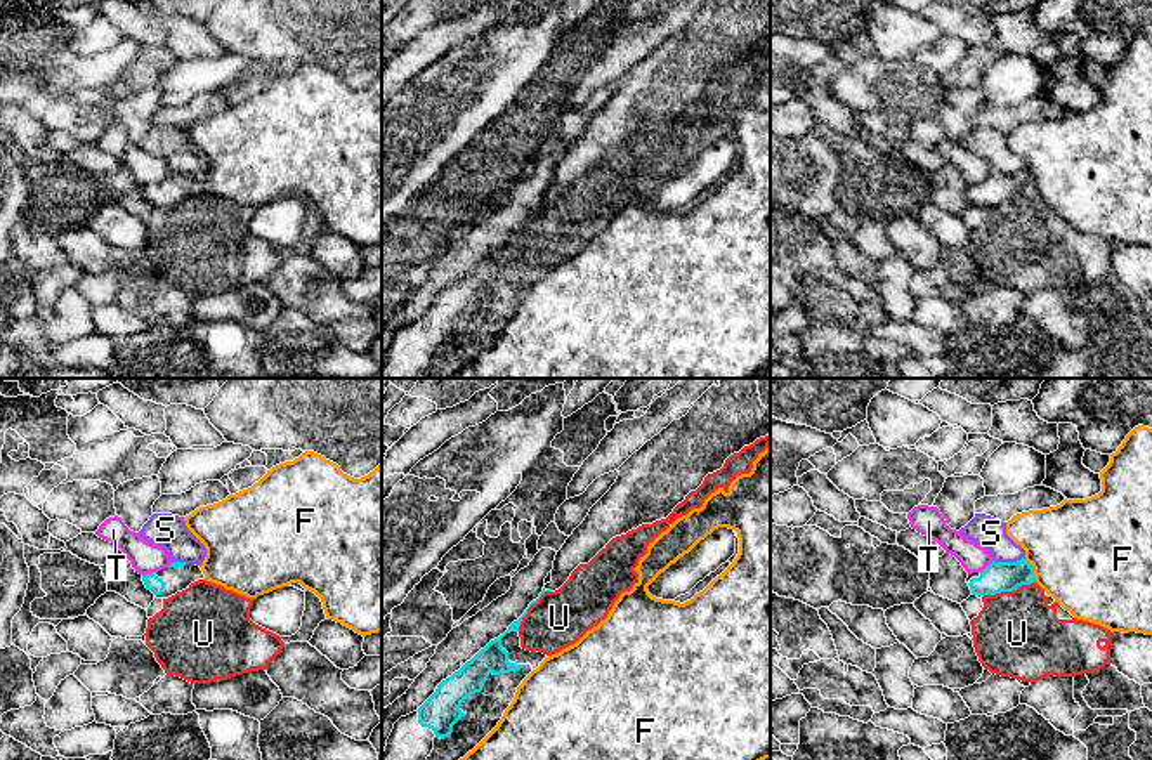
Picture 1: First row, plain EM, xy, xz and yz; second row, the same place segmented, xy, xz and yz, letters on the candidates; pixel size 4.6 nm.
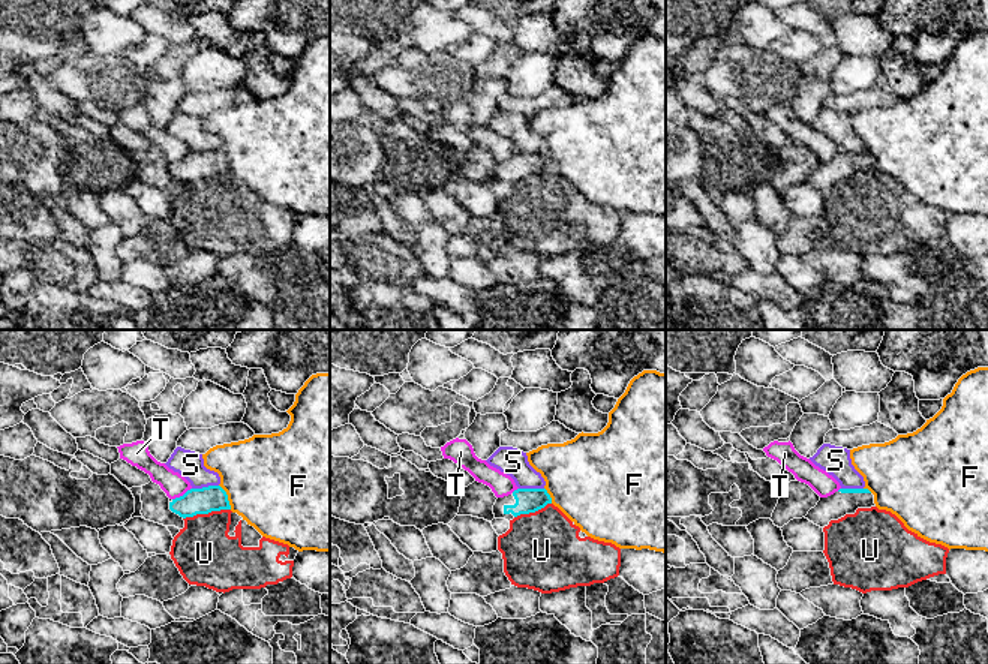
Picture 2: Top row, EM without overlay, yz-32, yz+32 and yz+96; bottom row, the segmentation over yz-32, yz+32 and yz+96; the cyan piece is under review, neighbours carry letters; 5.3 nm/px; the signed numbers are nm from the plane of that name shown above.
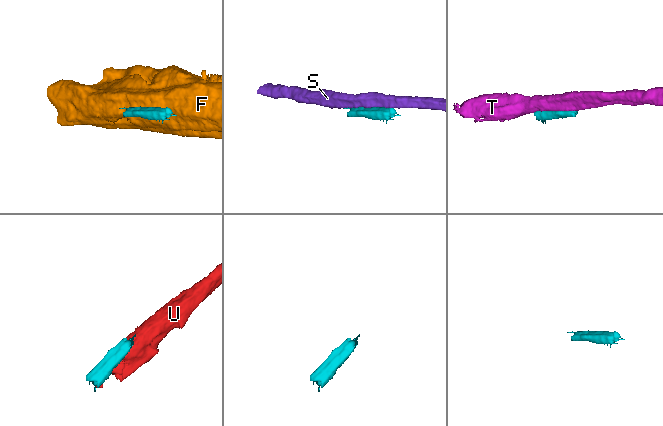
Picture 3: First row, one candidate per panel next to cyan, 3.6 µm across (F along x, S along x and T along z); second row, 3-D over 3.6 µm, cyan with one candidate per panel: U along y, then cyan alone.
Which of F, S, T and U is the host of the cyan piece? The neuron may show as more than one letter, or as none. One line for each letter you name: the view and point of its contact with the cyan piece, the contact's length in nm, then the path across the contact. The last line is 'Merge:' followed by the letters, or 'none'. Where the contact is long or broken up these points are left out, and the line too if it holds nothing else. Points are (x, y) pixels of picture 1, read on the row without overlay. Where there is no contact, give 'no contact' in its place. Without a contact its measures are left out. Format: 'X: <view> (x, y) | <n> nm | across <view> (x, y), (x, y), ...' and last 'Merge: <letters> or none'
Merge: none

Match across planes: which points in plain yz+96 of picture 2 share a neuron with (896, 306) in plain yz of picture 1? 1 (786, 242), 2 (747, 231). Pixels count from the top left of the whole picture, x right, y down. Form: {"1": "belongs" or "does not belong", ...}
{"1": "does not belong", "2": "belongs"}

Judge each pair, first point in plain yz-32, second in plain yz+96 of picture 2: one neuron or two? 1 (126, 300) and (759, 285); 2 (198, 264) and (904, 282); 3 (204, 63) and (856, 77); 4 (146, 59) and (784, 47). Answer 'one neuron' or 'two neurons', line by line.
1: one neuron
2: two neurons
3: one neuron
4: one neuron

